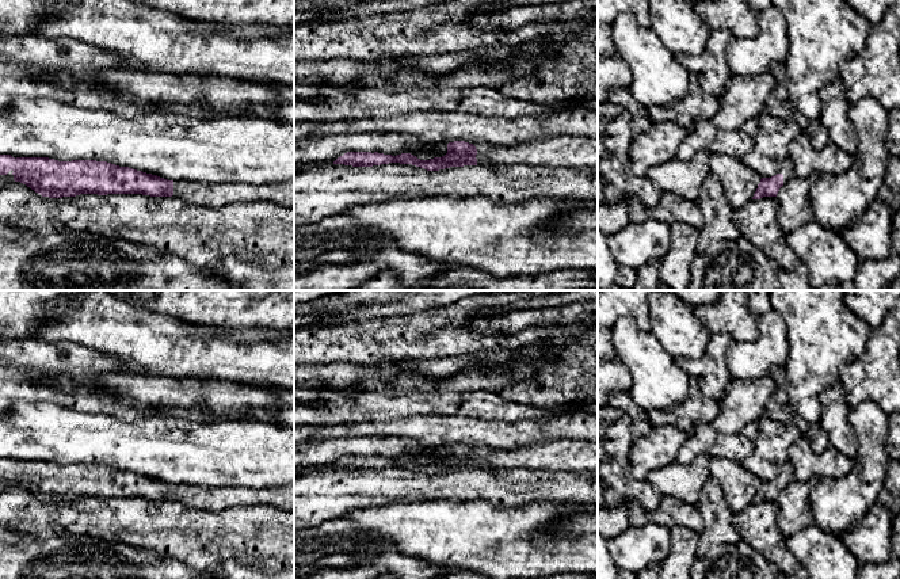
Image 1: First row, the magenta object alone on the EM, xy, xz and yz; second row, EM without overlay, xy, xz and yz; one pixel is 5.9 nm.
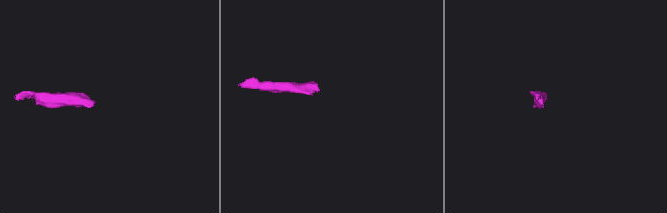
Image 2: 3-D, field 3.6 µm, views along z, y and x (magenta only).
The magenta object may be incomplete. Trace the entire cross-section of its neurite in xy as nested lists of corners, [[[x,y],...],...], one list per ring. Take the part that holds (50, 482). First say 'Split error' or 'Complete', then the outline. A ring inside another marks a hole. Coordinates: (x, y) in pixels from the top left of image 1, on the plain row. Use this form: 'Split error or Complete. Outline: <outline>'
Split error. Outline: [[[0,458],[0,488],[20,485],[49,502],[80,498],[142,498],[173,500],[195,510],[218,511],[236,506],[267,504],[294,511],[294,484],[251,490],[247,487],[206,488],[168,484],[157,479],[119,471],[107,465],[58,465],[49,461]]]

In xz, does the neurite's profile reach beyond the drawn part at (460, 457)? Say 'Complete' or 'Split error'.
Split error

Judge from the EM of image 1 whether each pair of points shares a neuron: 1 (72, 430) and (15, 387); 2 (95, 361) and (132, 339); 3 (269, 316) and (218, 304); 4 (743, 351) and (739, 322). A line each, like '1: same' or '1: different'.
1: different
2: different
3: same
4: different

